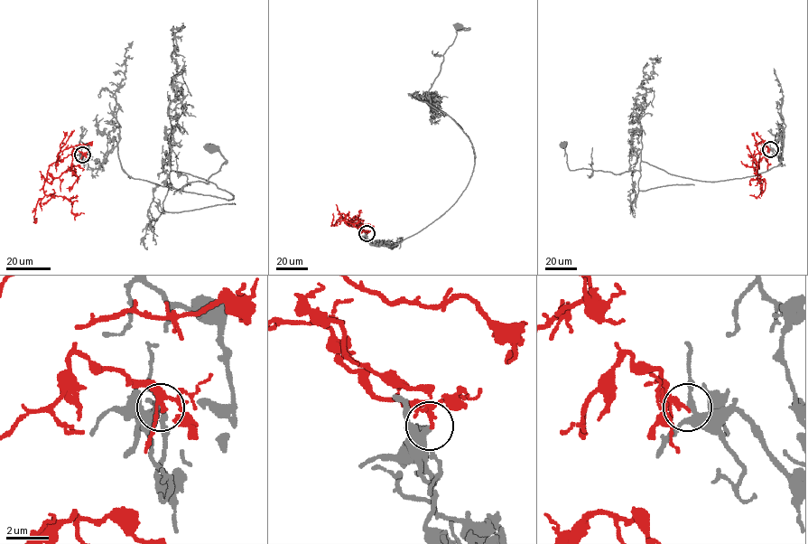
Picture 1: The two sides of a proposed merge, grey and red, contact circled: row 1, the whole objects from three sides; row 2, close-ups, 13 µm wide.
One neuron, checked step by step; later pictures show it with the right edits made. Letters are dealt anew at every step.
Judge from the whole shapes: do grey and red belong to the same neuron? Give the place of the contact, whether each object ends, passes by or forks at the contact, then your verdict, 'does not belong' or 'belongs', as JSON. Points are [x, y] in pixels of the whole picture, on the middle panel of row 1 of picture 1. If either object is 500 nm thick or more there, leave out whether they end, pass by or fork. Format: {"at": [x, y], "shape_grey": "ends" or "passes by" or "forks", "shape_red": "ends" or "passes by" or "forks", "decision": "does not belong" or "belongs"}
{"at": [366, 233], "shape_grey": "passes by", "shape_red": "forks", "decision": "does not belong"}

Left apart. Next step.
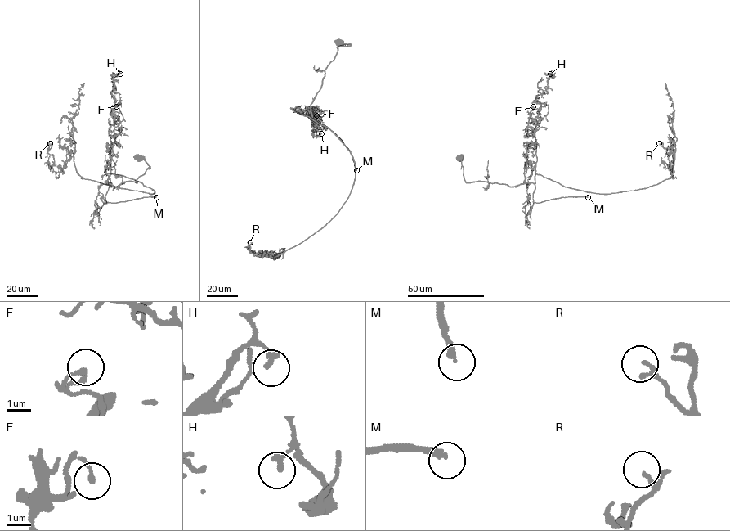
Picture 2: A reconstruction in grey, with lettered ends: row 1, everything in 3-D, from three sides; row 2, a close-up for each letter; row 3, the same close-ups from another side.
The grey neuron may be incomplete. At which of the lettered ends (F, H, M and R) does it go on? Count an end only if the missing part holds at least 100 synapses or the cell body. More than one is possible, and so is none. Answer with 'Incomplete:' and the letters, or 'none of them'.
Incomplete: M

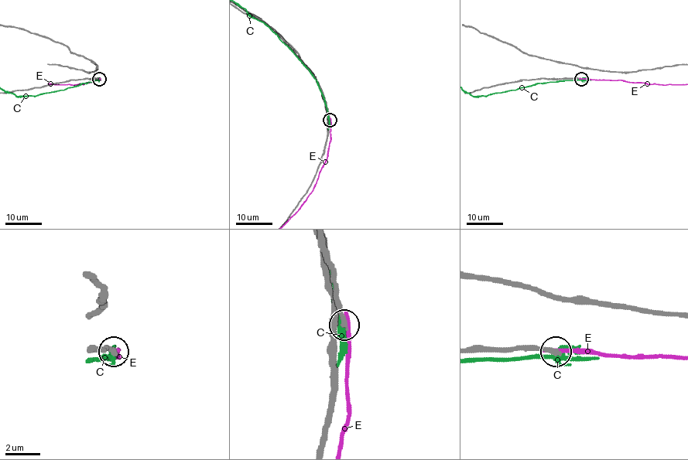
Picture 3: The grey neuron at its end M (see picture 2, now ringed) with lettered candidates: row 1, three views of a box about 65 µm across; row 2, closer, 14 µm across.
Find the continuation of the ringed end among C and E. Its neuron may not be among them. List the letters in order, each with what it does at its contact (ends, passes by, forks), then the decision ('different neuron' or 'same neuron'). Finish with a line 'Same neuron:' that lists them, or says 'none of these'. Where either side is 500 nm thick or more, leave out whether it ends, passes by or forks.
C: it forks; different neuron
E: it ends; different neuron
Same neuron: none of these

